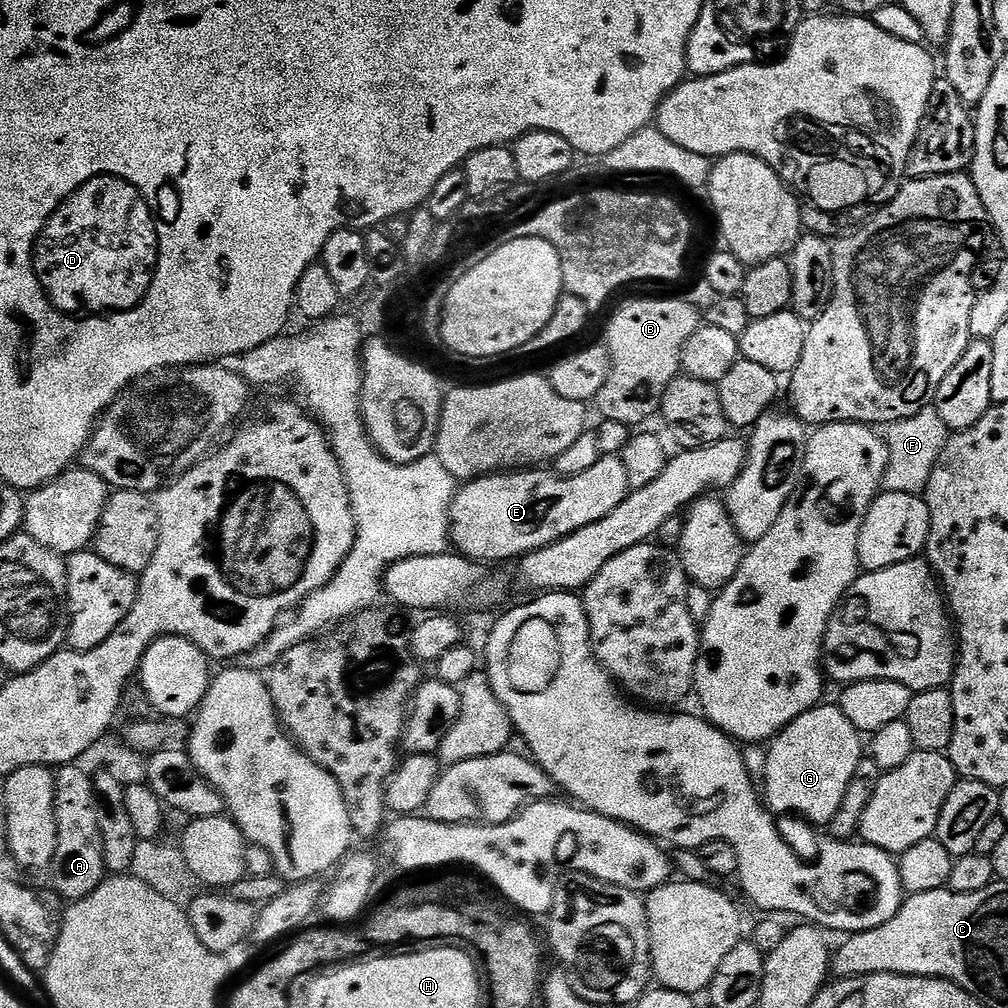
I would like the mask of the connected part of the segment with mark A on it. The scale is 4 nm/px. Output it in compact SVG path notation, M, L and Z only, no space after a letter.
M79 763L66 764L55 769L56 829L58 842L54 862L50 869L51 887L65 901L86 898L106 879L104 855L102 854L102 830L98 830L96 791L94 779Z

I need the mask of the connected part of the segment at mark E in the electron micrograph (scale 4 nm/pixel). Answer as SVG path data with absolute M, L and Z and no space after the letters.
M601 456L590 470L573 476L558 476L552 470L540 471L544 470L505 470L461 483L448 504L446 527L451 547L459 555L477 562L515 561L574 534L574 530L582 530L582 526L590 526L590 522L598 522L598 518L606 518L606 514L625 500L630 491L626 466L622 466L619 456Z

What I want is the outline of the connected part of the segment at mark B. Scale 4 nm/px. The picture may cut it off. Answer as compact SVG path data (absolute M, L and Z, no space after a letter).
M628 298L623 303L624 312L617 314L616 325L606 328L606 347L612 365L606 386L596 395L594 407L605 420L635 426L660 412L664 392L681 371L682 346L686 346L690 334L702 327L702 312L688 300Z

